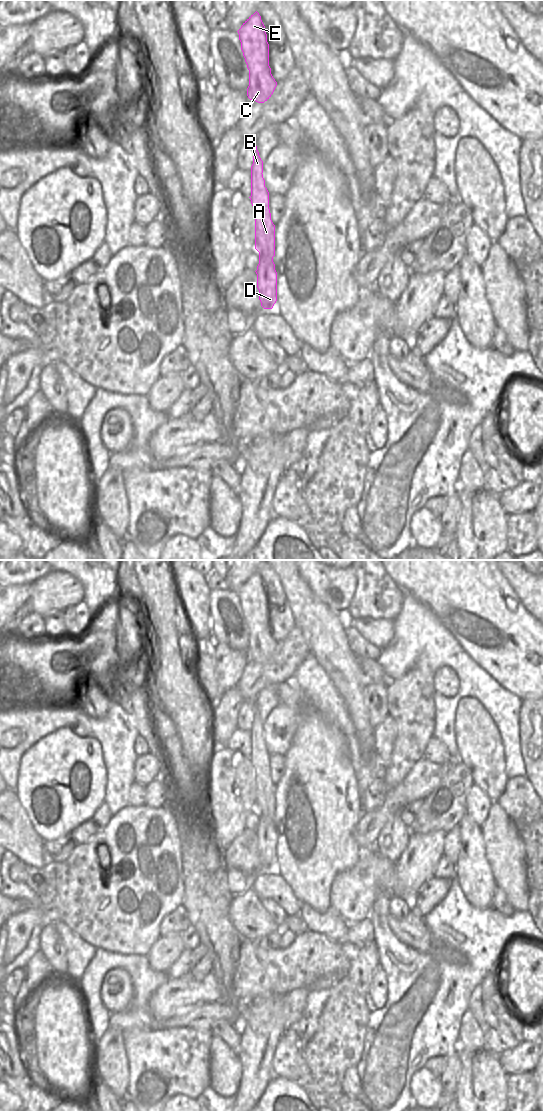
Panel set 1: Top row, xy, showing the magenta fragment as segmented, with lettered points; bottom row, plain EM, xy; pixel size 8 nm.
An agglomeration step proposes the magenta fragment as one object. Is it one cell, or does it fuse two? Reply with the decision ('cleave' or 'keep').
cleave

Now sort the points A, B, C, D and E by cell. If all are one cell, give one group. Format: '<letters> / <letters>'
A B C E / D

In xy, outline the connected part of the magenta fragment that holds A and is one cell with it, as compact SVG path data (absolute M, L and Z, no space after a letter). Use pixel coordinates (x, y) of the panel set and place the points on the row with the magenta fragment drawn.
M253 144L253 164L251 166L251 204L255 214L255 249L264 257L275 256L275 225L271 220L269 195L261 188L263 161L257 146Z

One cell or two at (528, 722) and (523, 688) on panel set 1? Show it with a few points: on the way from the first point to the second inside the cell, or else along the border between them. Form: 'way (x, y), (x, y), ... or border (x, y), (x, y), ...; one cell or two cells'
border (532, 699), (525, 699), (523, 701); two cells

